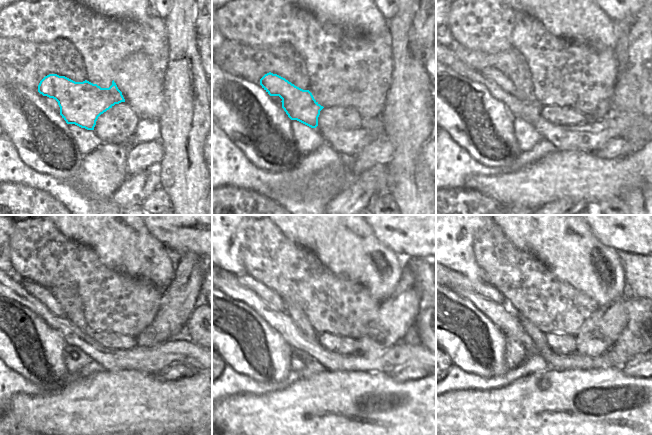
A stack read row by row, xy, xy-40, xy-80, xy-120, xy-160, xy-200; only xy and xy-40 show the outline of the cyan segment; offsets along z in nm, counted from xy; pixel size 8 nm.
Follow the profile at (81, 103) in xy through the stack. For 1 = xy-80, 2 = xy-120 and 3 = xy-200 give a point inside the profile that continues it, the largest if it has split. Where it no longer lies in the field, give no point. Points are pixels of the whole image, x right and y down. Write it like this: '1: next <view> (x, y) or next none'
1: next xy-80 (531, 112)
2: next xy-120 (43, 294)
3: next xy-200 (456, 281)

